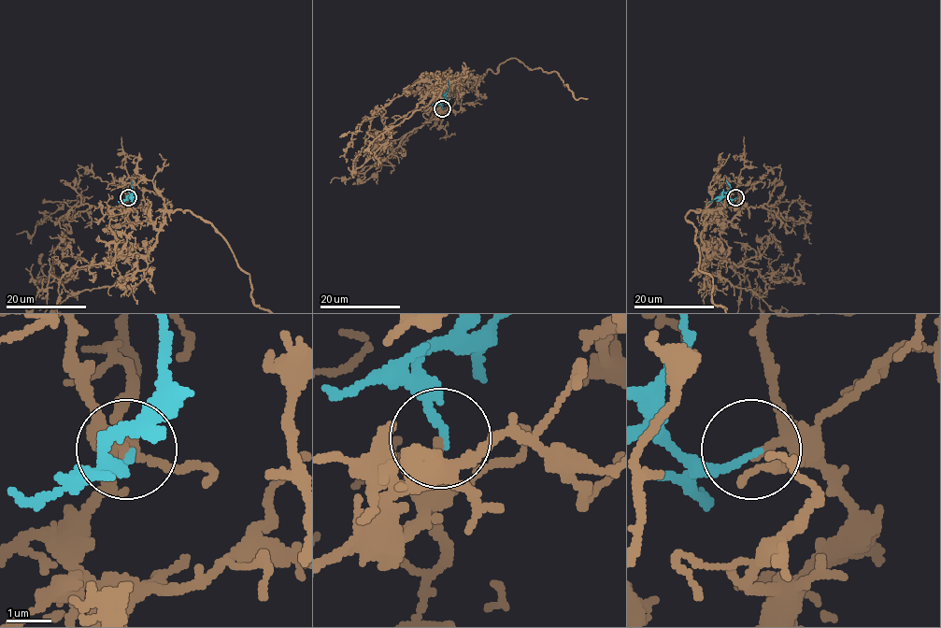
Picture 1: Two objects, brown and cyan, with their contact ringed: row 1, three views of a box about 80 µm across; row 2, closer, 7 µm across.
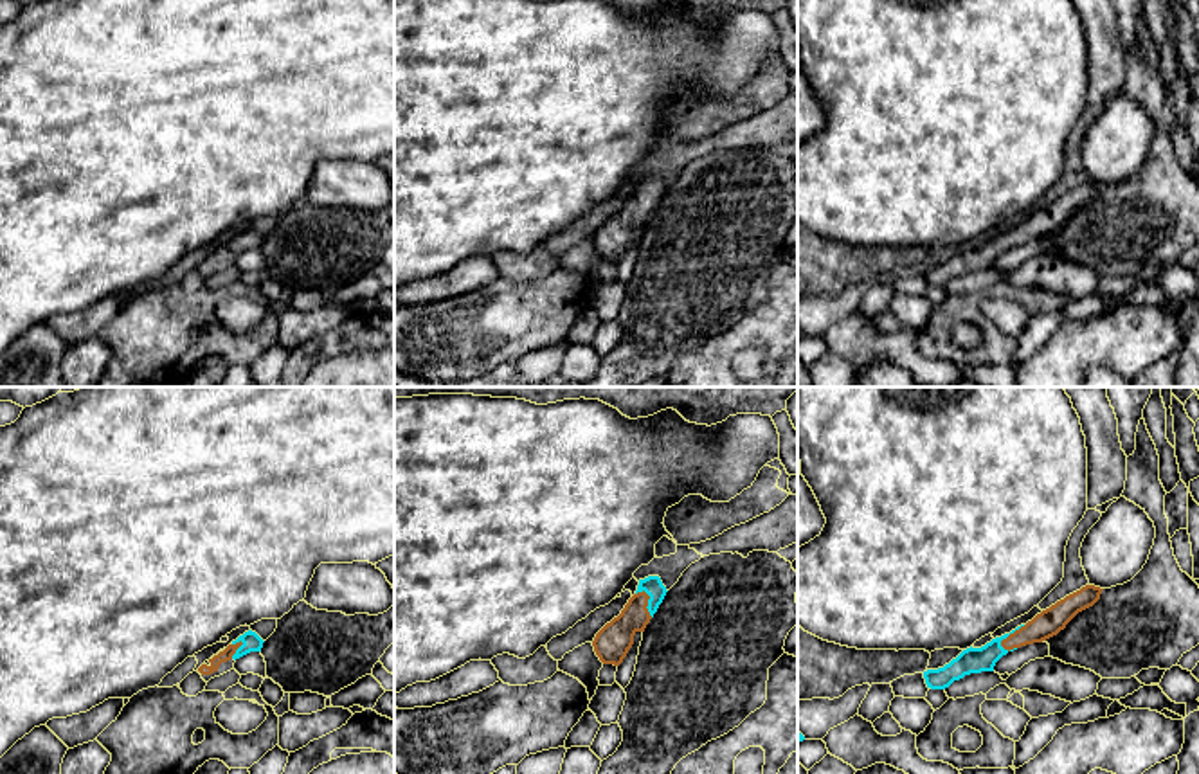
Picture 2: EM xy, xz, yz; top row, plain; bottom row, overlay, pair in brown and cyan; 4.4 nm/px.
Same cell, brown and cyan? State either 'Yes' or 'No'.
Yes

